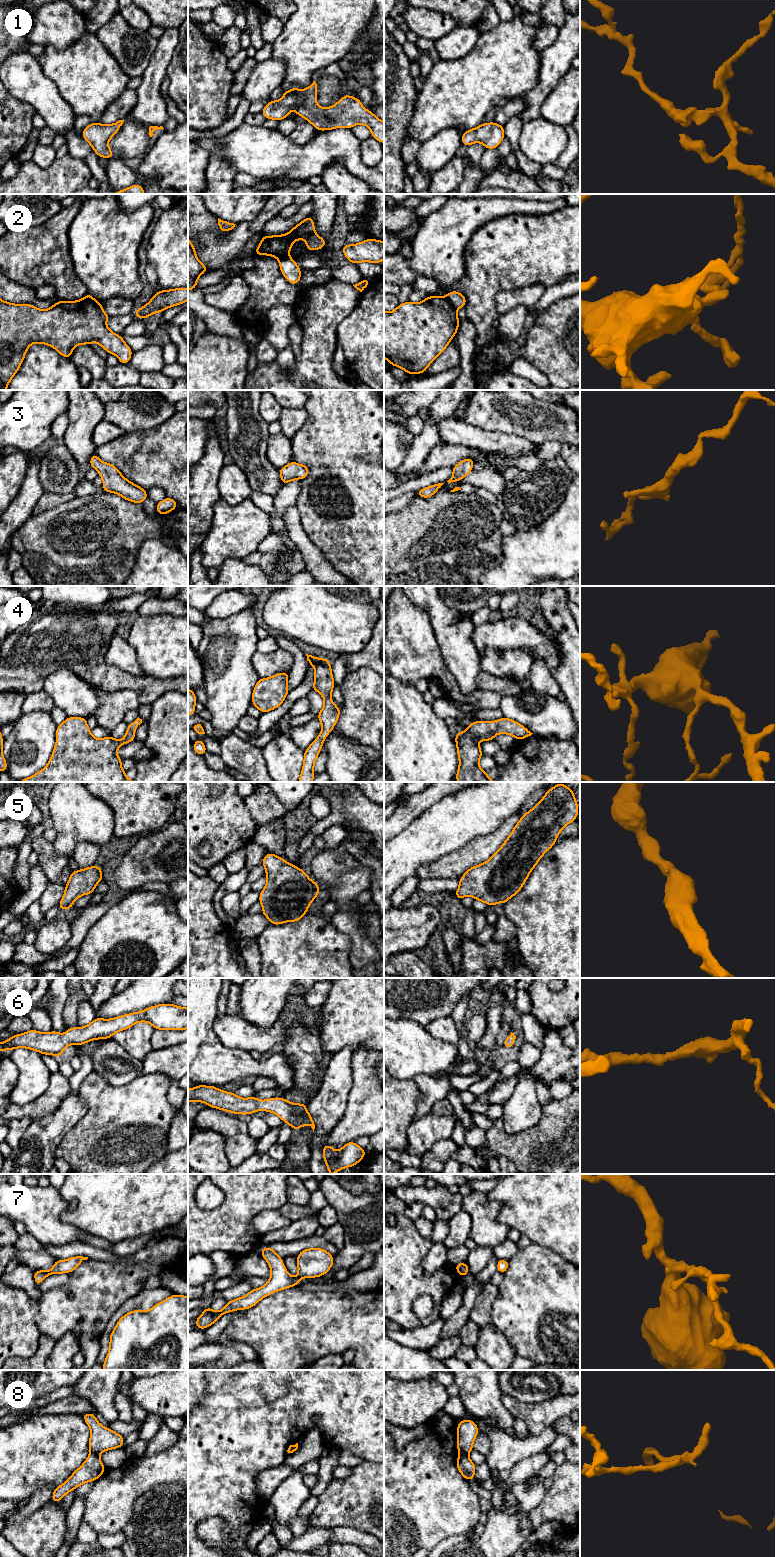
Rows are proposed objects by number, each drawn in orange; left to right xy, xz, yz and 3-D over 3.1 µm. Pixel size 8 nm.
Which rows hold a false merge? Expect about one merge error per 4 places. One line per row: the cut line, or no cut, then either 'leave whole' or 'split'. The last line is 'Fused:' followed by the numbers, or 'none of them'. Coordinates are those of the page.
1: no cut; leave whole
2: cut in yz along (445, 297), (456, 309); split
3: no cut; leave whole
4: no cut; leave whole
5: no cut; leave whole
6: no cut; leave whole
7: no cut; leave whole
8: cut in yz along (459, 1452), (467, 1454); split
Fused: 2, 8

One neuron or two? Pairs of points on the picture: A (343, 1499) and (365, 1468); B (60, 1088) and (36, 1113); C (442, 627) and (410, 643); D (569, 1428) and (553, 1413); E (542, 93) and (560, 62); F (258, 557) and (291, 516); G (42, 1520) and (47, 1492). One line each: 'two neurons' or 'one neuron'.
A: one neuron
B: one neuron
C: two neurons
D: two neurons
E: one neuron
F: two neurons
G: two neurons

